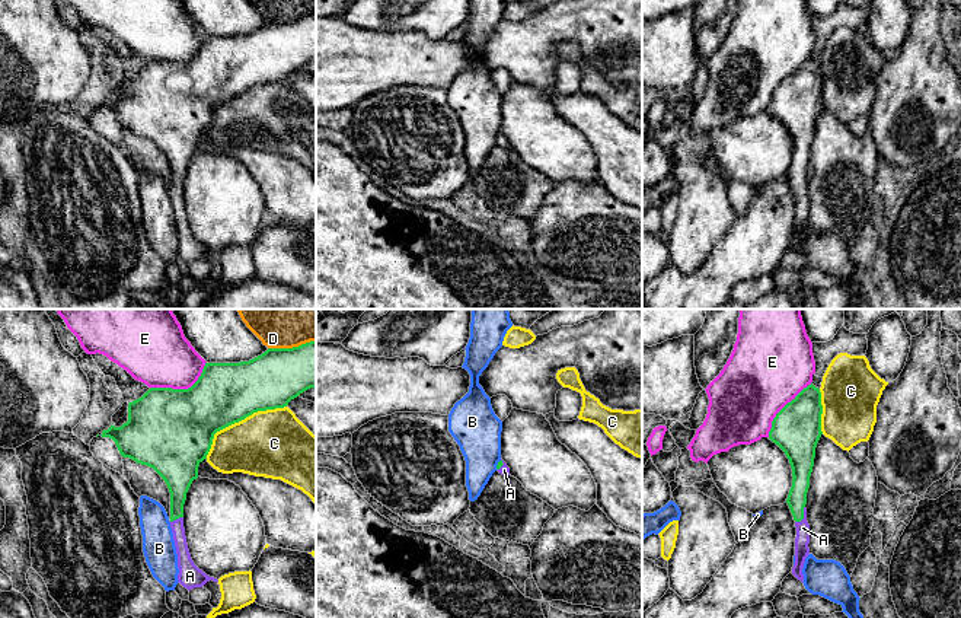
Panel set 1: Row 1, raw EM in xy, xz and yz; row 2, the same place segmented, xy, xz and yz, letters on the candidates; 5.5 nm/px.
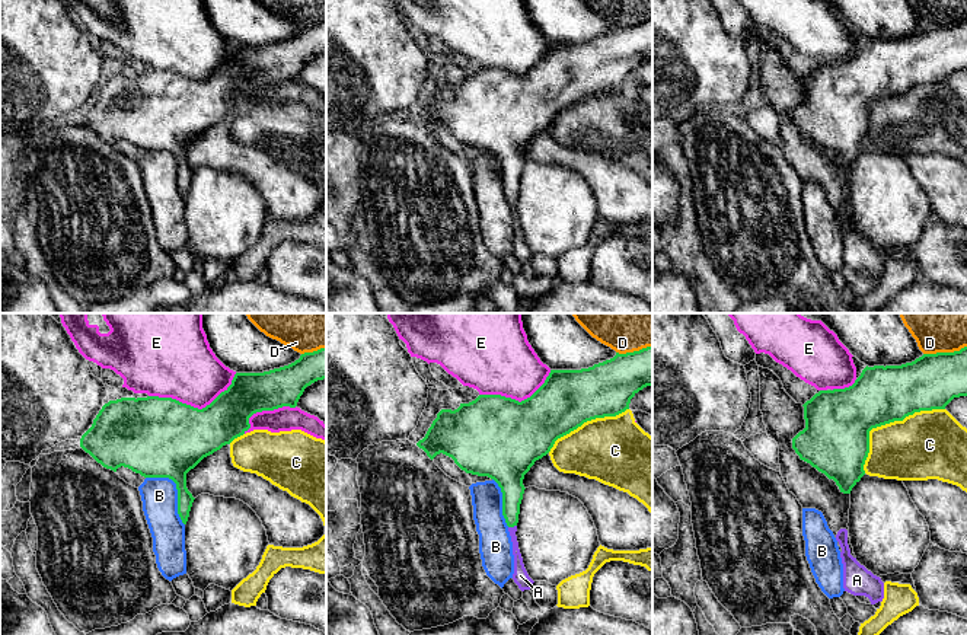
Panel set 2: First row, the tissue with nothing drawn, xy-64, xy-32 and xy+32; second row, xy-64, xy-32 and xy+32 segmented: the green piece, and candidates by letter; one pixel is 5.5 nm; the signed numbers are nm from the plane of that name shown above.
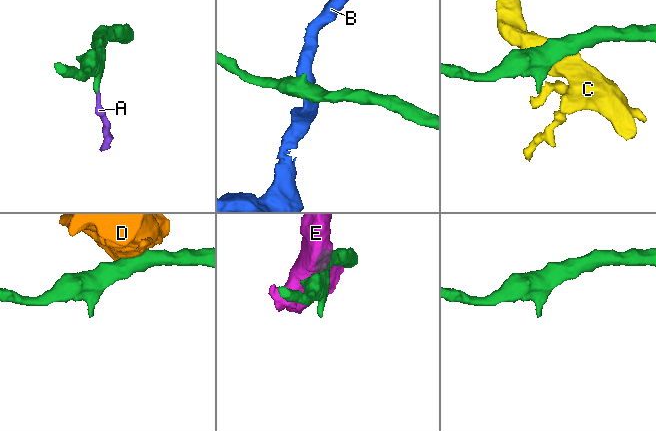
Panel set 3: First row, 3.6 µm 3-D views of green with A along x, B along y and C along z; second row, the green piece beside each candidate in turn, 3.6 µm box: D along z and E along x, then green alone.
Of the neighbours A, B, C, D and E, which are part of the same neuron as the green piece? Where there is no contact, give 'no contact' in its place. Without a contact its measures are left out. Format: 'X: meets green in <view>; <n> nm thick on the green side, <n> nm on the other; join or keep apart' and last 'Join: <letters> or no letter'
A: meets green in yz; 110 nm thick on the green side, 80 nm on the other; join
B: meets green in xz; 30 nm thick on the green side, 260 nm on the other; keep apart
C: meets green in xy; 340 nm thick on the green side, 380 nm on the other; keep apart
D: meets green in xy; 300 nm thick on the green side, 130 nm on the other; keep apart
E: meets green in xy; 460 nm thick on the green side, 340 nm on the other; keep apart
Join: A

